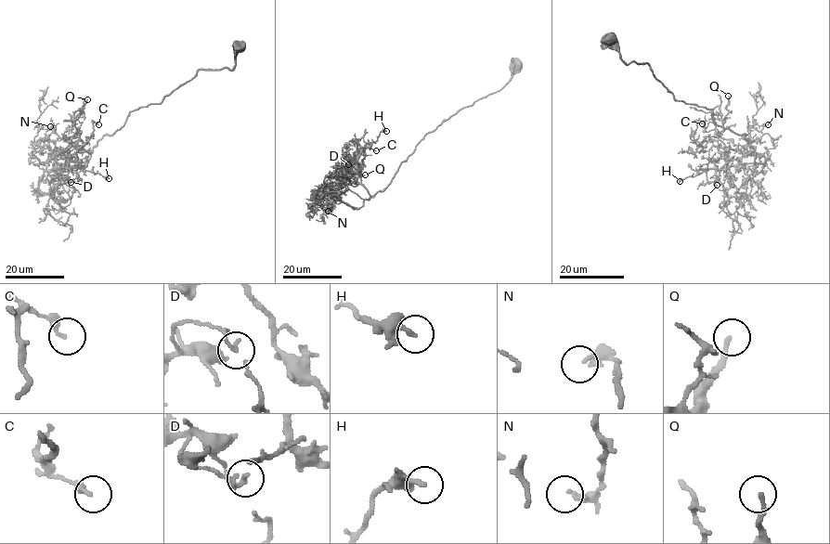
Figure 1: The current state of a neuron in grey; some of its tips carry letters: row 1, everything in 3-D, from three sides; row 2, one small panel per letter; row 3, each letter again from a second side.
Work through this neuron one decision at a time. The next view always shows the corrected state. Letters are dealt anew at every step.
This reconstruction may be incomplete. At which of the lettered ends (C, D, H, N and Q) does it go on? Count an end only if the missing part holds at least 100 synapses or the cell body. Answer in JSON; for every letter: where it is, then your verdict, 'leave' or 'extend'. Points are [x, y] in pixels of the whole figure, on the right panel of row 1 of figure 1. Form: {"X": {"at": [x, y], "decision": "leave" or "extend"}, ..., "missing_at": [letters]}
{"C": {"at": [702, 123], "decision": "leave"}, "D": {"at": [717, 185], "decision": "leave"}, "H": {"at": [680, 181], "decision": "leave"}, "N": {"at": [768, 124], "decision": "leave"}, "Q": {"at": [728, 96], "decision": "leave"}, "missing_at": []}

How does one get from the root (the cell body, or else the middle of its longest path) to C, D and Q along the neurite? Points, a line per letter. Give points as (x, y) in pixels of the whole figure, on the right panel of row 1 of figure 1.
C: (610, 39), (627, 64), (646, 63), (675, 99), (708, 108), (752, 149), (703, 147), (693, 136), (702, 123)
D: (610, 39), (675, 99), (745, 136), (752, 149), (726, 151), (717, 185)
Q: (610, 39), (675, 99), (745, 135), (745, 154), (720, 136), (728, 96)

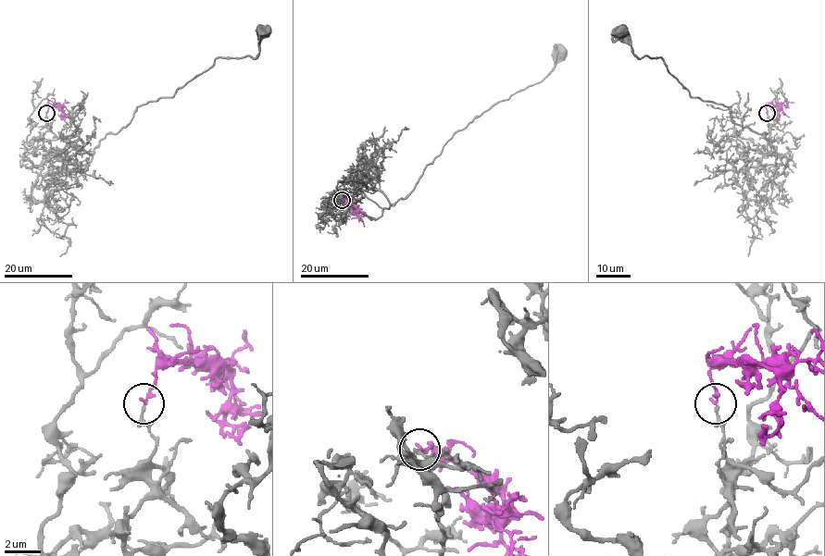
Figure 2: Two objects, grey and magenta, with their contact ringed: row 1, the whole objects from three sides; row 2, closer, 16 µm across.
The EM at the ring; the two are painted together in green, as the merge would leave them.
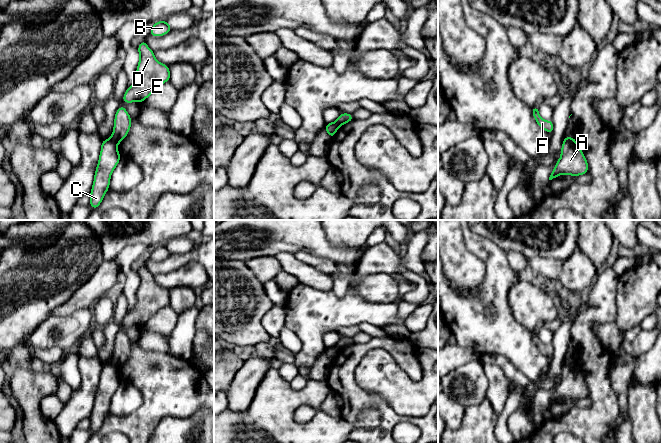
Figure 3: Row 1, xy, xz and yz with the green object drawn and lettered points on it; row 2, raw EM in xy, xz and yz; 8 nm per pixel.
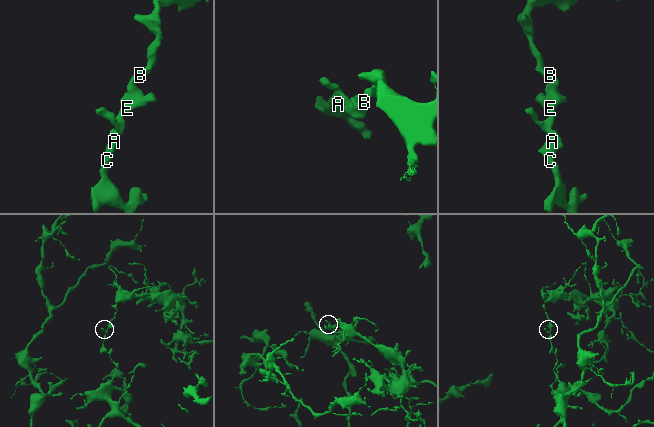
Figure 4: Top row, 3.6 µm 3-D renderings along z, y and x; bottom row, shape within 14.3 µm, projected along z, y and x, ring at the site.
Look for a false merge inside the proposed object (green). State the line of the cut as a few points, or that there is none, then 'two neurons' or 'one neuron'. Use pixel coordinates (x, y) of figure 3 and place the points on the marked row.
xy (111, 137), (116, 145) | two neurons

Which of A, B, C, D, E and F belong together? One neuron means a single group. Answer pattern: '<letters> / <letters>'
A C / B D E F

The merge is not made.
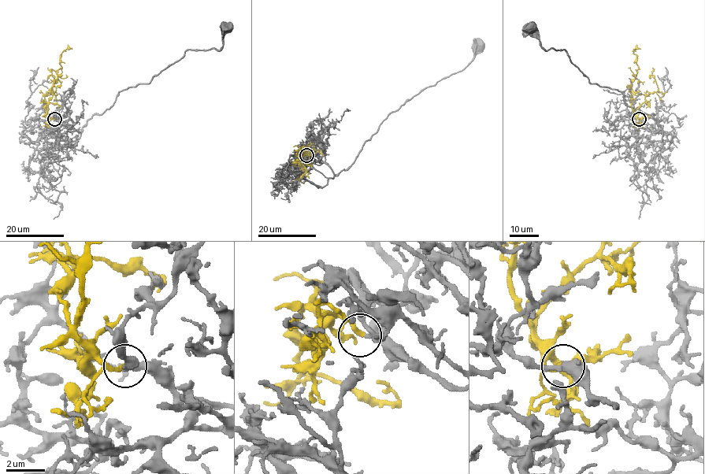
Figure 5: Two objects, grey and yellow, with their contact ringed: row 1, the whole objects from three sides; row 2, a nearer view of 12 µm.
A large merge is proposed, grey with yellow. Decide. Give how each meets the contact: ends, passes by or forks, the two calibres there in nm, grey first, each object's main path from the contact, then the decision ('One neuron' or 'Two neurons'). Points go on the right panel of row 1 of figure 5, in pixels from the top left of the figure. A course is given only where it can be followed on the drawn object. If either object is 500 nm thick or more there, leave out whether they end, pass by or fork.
At the ring grey passes by. At the ring yellow ends. Thickness 170 nm (grey) against 240 nm. Course of grey: (639, 119), (652, 132), (660, 128), (621, 92), (591, 83), (565, 50), (546, 50), (531, 27). Course of yellow: (639, 119), (631, 105), (631, 83), (638, 68), (633, 52), (640, 49). One neuron

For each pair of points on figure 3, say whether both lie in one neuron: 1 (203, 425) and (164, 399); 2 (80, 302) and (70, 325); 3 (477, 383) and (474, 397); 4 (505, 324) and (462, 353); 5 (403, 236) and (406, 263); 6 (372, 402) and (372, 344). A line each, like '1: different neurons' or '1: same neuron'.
1: different neurons
2: different neurons
3: same neuron
4: different neurons
5: different neurons
6: same neuron

